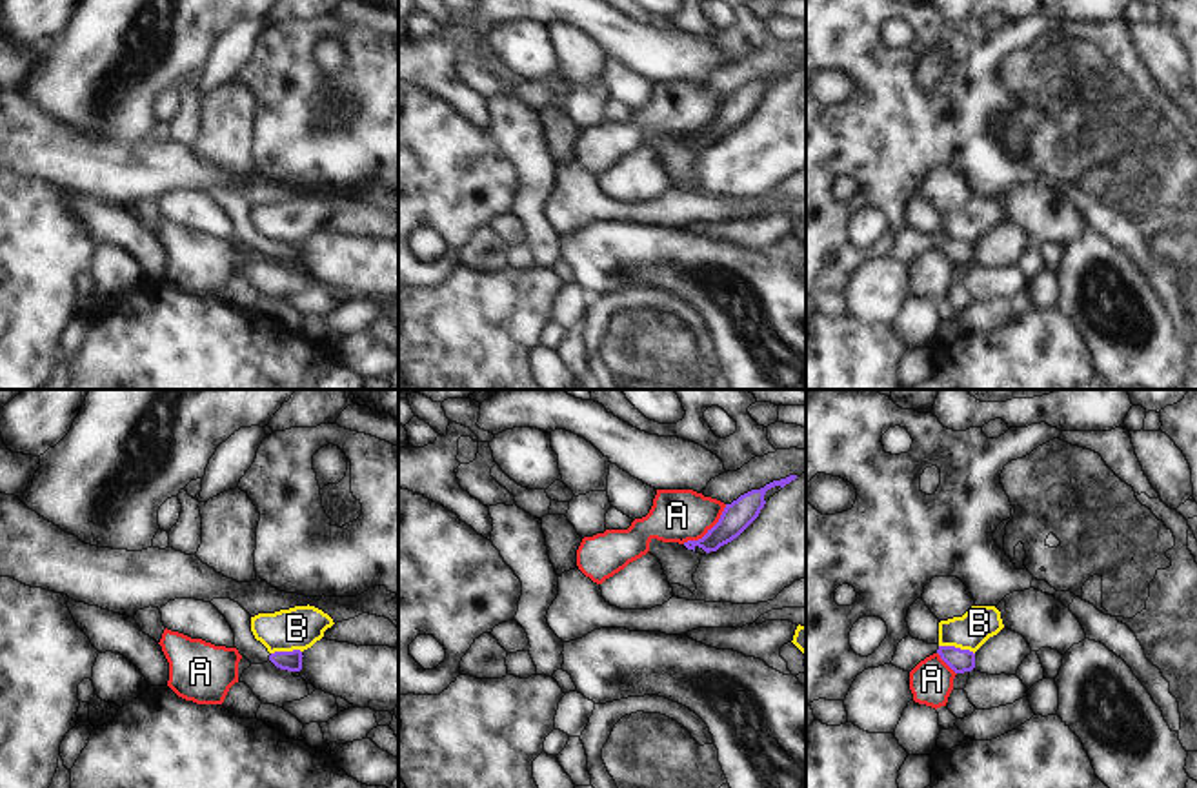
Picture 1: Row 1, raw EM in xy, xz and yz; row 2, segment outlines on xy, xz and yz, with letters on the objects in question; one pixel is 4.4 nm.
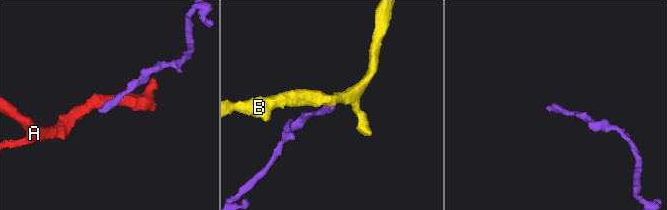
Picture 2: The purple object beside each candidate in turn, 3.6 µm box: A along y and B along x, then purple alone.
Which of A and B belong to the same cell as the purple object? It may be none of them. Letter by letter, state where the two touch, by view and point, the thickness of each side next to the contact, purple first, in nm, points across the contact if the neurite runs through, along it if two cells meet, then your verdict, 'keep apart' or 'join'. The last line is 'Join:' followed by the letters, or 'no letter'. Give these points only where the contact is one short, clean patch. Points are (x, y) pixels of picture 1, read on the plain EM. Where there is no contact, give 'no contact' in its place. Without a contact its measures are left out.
A: xz (708, 122) | 130/240 nm | keep apart
B: yz (957, 241) | 100/160 nm | along yz (939, 237), (968, 241), (974, 246) | keep apart
Join: no letter

